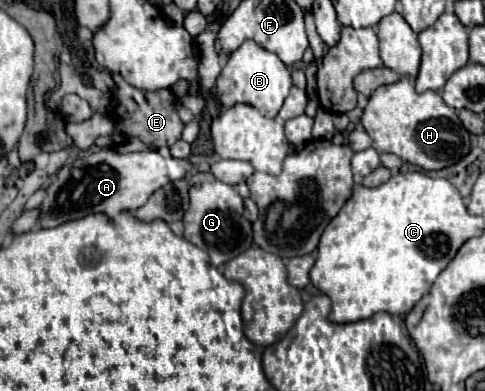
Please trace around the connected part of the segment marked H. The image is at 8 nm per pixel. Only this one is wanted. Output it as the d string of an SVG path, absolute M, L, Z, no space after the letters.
M399 79L393 85L377 89L377 93L369 97L361 123L373 139L377 153L393 153L425 171L451 167L469 153L469 133L461 125L457 111L449 109L437 91L417 93L409 79Z

